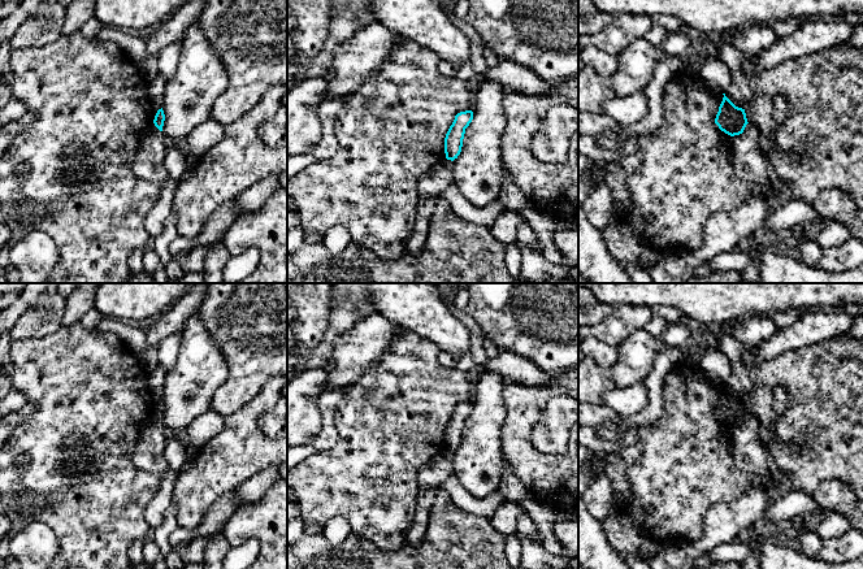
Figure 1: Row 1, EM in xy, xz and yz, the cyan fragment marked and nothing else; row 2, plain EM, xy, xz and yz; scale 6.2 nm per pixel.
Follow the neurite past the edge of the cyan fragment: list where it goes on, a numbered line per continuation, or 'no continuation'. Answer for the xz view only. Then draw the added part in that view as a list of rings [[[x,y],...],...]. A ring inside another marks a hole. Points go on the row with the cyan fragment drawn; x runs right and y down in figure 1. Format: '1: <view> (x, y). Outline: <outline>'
no continuation

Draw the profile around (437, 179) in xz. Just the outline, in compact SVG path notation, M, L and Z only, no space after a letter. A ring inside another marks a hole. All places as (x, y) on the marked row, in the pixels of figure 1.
M446 158L428 170L417 183L419 197L435 197L448 188L454 181L452 164L451 160Z

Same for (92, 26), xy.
M91 17L90 19L86 21L81 32L86 38L92 39L94 36L96 36L100 32L101 29L103 29L103 25L100 23L100 21L95 17Z

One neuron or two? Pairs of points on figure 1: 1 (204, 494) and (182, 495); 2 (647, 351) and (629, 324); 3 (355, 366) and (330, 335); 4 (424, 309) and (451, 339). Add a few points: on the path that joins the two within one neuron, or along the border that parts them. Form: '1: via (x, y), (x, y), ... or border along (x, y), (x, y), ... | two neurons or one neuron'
1: via (199, 494), (187, 495) | one neuron
2: border along (644, 328), (636, 329), (618, 347) | two neurons
3: border along (358, 321), (335, 341), (333, 352), (319, 366) | two neurons
4: via (432, 317), (446, 331) | one neuron

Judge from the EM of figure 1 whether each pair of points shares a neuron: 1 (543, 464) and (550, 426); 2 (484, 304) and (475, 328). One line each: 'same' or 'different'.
1: different
2: different

